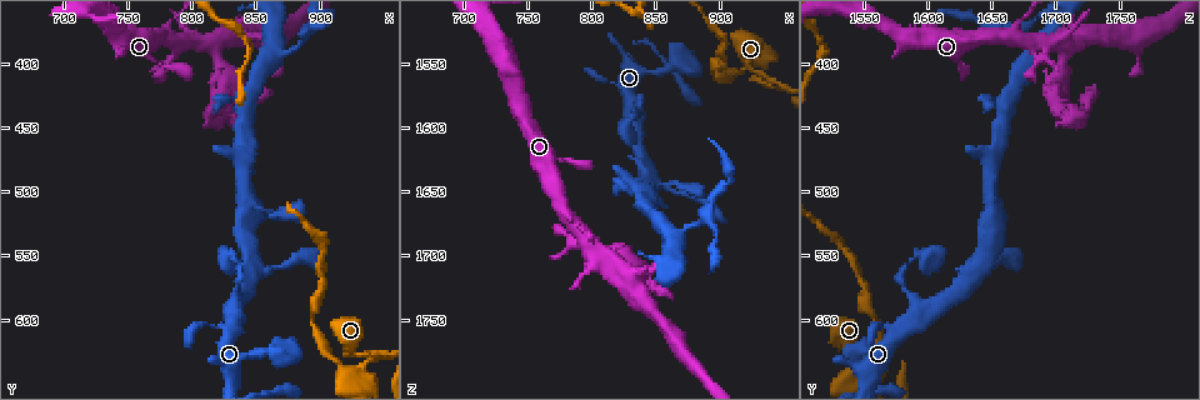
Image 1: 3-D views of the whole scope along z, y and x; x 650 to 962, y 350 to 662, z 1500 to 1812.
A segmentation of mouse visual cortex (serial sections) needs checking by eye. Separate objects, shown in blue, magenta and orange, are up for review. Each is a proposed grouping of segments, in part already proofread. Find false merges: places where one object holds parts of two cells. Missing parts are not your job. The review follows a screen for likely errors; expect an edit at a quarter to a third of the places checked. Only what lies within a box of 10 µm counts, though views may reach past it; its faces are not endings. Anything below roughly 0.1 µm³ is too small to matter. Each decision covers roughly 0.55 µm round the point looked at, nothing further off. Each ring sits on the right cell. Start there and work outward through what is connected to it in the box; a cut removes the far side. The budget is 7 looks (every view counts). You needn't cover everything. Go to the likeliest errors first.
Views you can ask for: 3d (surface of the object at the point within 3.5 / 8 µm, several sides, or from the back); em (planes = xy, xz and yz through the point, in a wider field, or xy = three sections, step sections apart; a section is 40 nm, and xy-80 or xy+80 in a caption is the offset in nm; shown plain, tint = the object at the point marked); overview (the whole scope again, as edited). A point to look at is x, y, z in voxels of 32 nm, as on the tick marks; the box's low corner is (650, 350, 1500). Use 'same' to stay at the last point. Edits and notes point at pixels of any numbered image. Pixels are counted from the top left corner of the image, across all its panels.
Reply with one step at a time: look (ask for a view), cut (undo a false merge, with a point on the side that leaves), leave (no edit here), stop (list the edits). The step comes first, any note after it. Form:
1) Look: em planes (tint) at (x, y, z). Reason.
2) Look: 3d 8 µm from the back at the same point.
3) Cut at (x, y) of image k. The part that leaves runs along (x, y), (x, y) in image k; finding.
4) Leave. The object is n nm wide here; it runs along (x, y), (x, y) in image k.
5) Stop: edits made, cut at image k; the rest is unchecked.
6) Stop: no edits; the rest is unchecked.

Look: 3d 8 µm at (942, 626, 1562). Sharp bend.

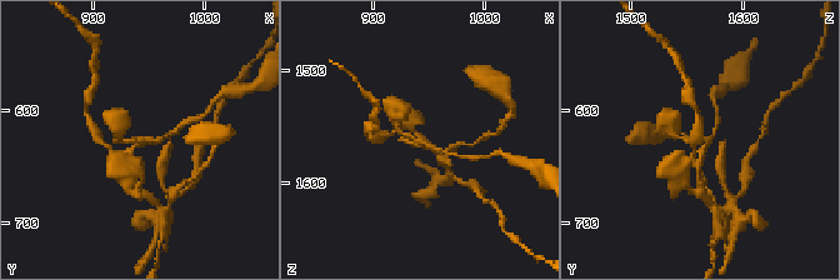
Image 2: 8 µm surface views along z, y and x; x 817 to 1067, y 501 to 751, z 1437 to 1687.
Look: em xy step 5 (tint) at the same point. Now the EM.

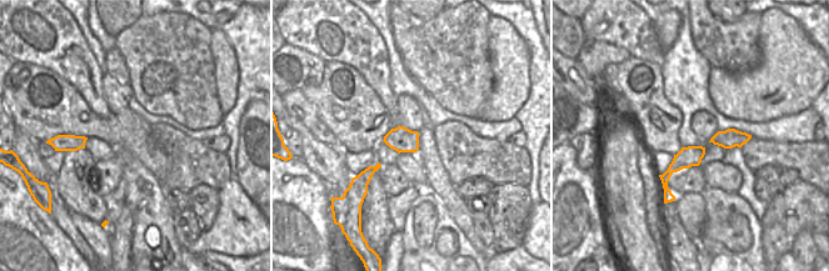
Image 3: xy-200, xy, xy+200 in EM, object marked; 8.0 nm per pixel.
Cut at (443, 159) of image 2. The part that leaves runs along (706, 143), (698, 169), (703, 179) in image 2; two cells meet here.

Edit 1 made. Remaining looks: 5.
Look: 3d 3.5 µm from the back at (816, 384, 1706). Three-way junction.

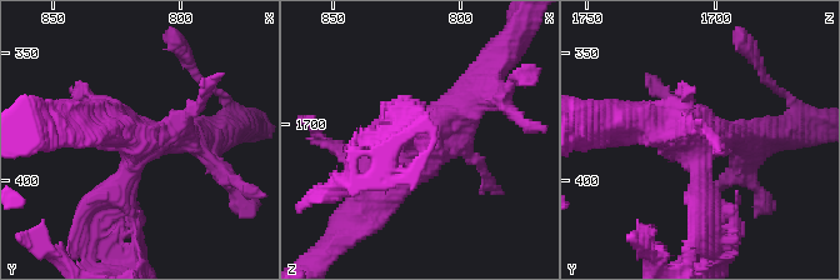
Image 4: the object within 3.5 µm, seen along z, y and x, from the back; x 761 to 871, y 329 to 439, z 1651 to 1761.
Look: em xy step 3 (tint) at (816, 384, 1705). Shape alone is not enough.

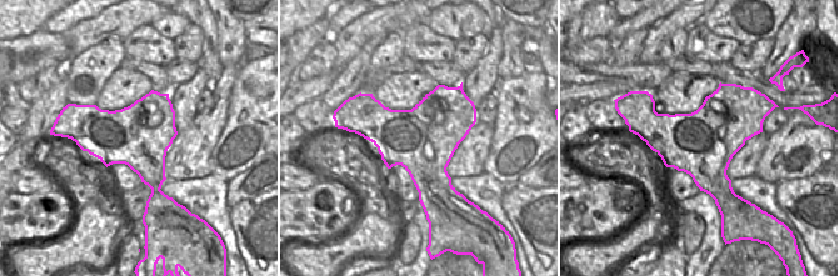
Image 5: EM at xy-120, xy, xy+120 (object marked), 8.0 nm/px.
Cut at (88, 205) of image 4. The part that leaves runs along (129, 174), (109, 215), (121, 261) in image 4; two cells meet here.

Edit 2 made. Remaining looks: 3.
Stop: edits made, cut at image 2, cut at image 4; the rest is unchecked.

